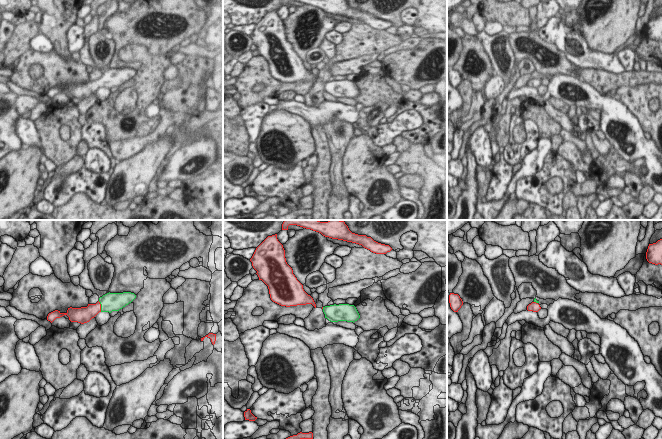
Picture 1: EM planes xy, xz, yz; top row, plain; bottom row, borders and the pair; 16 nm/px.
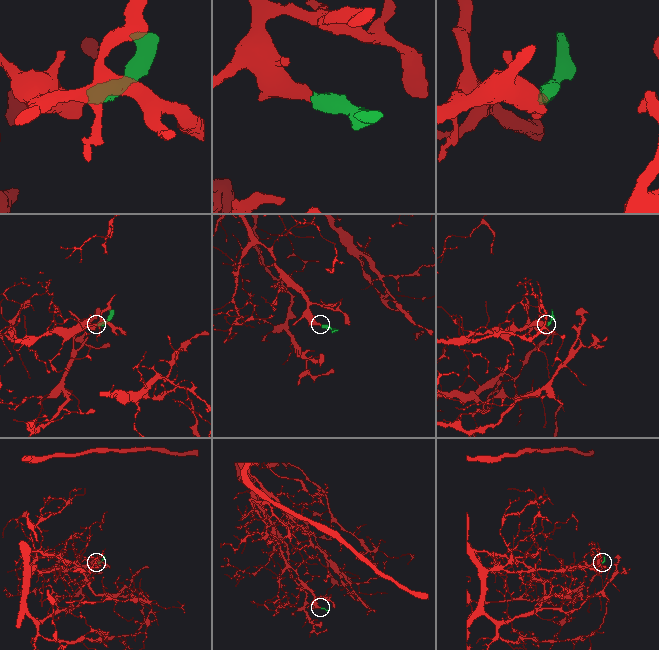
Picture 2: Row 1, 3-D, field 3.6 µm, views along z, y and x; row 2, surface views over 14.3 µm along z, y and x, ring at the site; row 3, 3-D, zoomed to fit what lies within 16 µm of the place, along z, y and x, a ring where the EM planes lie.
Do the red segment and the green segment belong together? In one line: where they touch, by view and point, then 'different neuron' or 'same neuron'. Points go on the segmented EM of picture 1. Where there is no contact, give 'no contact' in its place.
contact xy (100, 306); same neuron

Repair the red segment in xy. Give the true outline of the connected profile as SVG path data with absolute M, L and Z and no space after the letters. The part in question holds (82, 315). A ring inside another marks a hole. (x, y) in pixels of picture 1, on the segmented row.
M131 292L123 293L107 293L99 298L96 304L88 304L87 307L81 308L68 308L66 313L61 313L55 310L48 314L47 320L51 323L56 319L64 315L69 317L71 322L78 322L81 324L89 322L99 312L119 311L136 298L136 295Z

